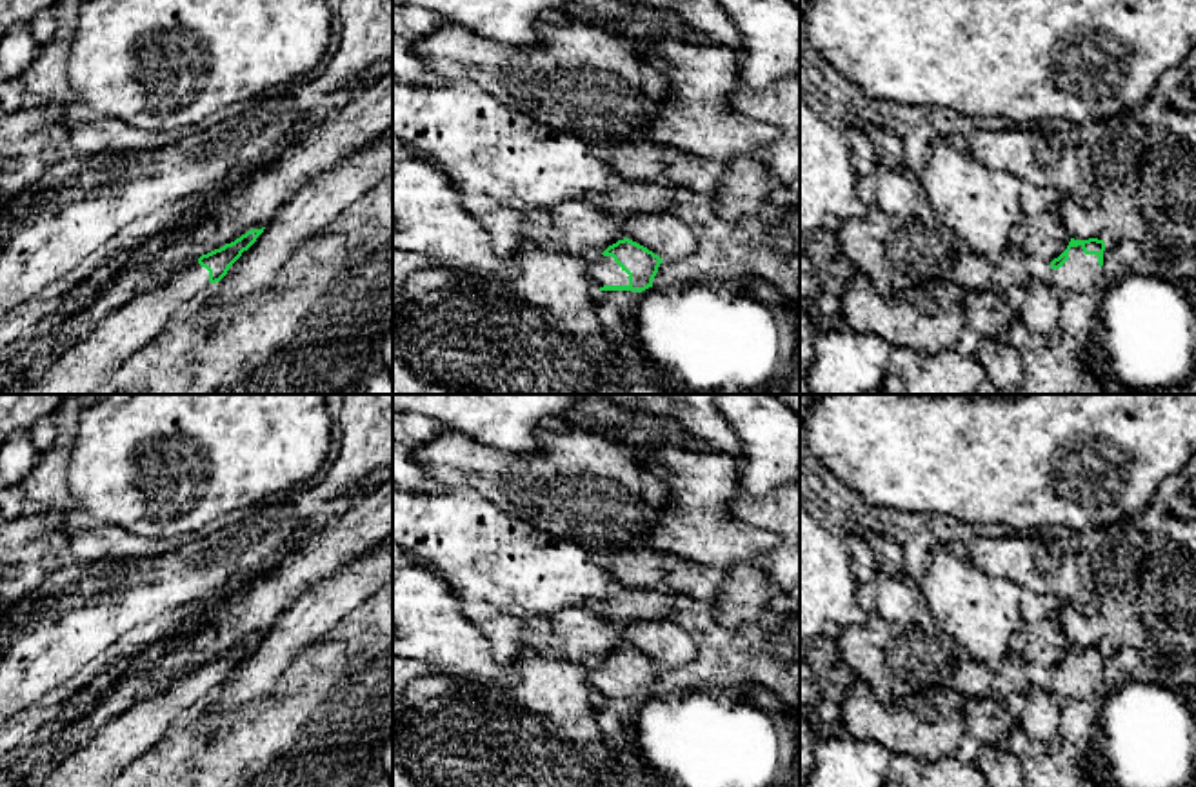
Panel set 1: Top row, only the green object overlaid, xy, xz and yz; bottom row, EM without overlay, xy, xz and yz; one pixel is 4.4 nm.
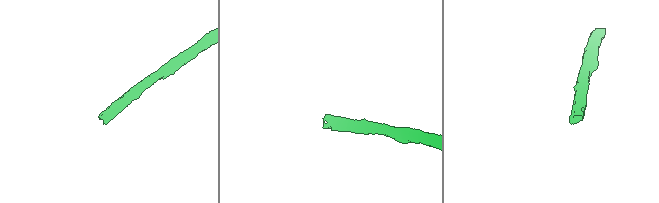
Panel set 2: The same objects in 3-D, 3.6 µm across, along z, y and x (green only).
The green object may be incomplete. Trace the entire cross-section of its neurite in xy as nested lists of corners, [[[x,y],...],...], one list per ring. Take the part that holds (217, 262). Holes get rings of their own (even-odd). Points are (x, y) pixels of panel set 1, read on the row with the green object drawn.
[[[251,229],[234,242],[202,254],[165,284],[102,318],[89,336],[69,347],[18,394],[91,394],[129,356],[153,342],[173,318],[185,313],[220,282],[264,229]]]

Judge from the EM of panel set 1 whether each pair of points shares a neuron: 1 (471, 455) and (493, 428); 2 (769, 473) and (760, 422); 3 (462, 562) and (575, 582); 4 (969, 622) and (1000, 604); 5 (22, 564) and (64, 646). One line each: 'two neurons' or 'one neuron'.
1: two neurons
2: one neuron
3: one neuron
4: one neuron
5: two neurons

